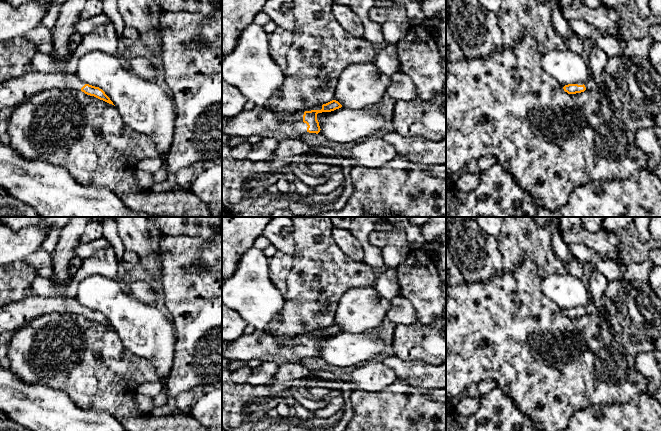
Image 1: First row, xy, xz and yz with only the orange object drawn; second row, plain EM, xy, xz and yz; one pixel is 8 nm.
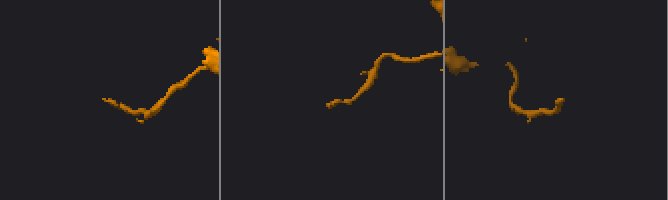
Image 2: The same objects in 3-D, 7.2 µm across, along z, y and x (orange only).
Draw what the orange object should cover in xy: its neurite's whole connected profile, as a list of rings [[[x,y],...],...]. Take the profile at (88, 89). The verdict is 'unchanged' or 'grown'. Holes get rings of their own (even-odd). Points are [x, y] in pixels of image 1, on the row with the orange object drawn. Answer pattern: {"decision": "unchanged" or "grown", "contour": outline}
{"decision": "grown", "contour": [[[31,71],[0,84],[0,111],[4,108],[15,108],[37,93],[53,88],[81,90],[114,105],[102,89],[85,84],[75,73]]]}

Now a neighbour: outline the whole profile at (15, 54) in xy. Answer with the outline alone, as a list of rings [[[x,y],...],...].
[[[24,36],[0,41],[0,84],[26,73],[37,47]]]

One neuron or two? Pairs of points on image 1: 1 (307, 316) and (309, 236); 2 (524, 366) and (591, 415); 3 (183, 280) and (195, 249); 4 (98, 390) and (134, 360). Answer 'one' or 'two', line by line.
1: one
2: two
3: one
4: one

